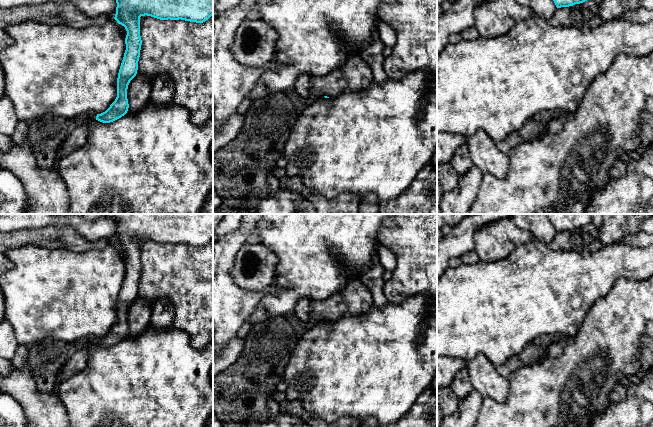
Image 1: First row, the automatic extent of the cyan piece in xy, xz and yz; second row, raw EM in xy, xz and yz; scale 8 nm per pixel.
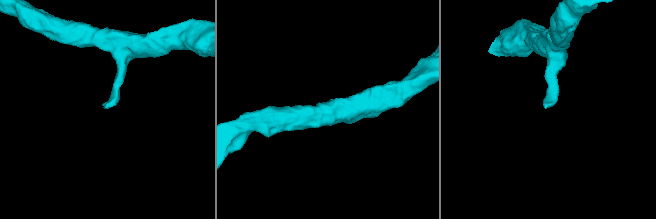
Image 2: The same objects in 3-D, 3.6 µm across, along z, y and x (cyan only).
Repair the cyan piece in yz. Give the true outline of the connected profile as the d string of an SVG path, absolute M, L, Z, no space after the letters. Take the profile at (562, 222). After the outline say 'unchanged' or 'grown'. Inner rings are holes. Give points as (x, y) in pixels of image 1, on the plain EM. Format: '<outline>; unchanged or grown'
M547 214L557 232L583 227L592 222L592 214Z; unchanged

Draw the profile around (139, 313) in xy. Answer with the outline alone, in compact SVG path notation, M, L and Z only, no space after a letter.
M139 298L130 305L127 313L128 337L134 338L144 332L150 325L152 305Z

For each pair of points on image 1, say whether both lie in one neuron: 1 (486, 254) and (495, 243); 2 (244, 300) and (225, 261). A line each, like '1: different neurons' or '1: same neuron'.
1: same neuron
2: same neuron

